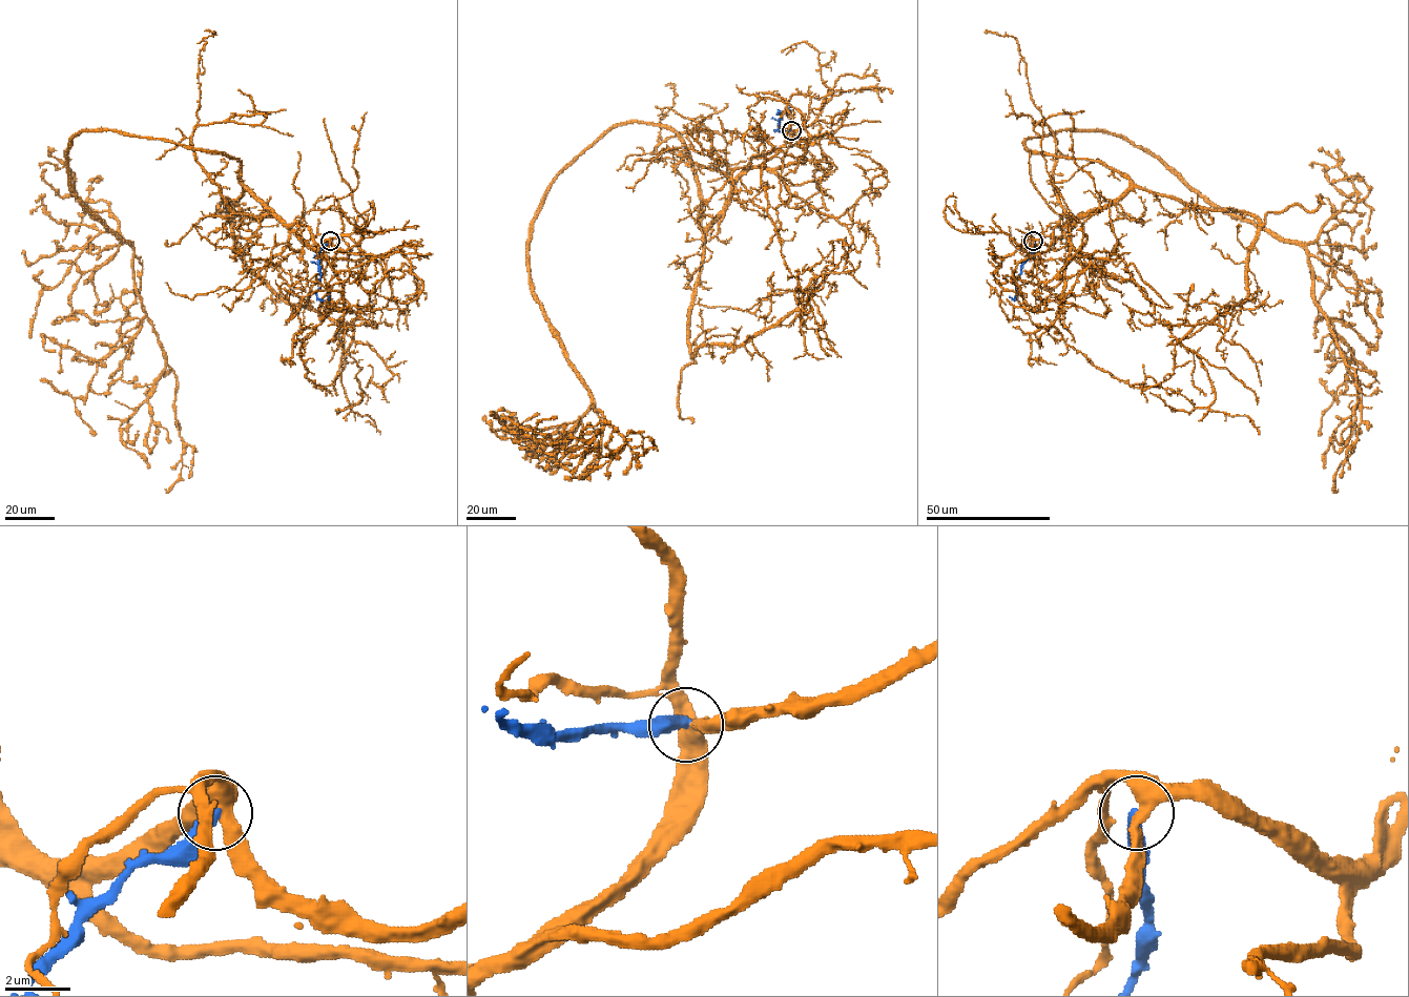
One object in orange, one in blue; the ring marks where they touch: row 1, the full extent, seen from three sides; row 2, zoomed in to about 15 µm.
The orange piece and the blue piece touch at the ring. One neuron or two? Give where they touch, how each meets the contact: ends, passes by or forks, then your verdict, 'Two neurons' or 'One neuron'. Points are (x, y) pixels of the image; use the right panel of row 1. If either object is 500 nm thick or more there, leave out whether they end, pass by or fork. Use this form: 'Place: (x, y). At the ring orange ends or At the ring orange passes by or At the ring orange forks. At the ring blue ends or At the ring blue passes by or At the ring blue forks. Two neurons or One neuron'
Place: (1033, 241). At the ring orange forks. At the ring blue ends. Two neurons

